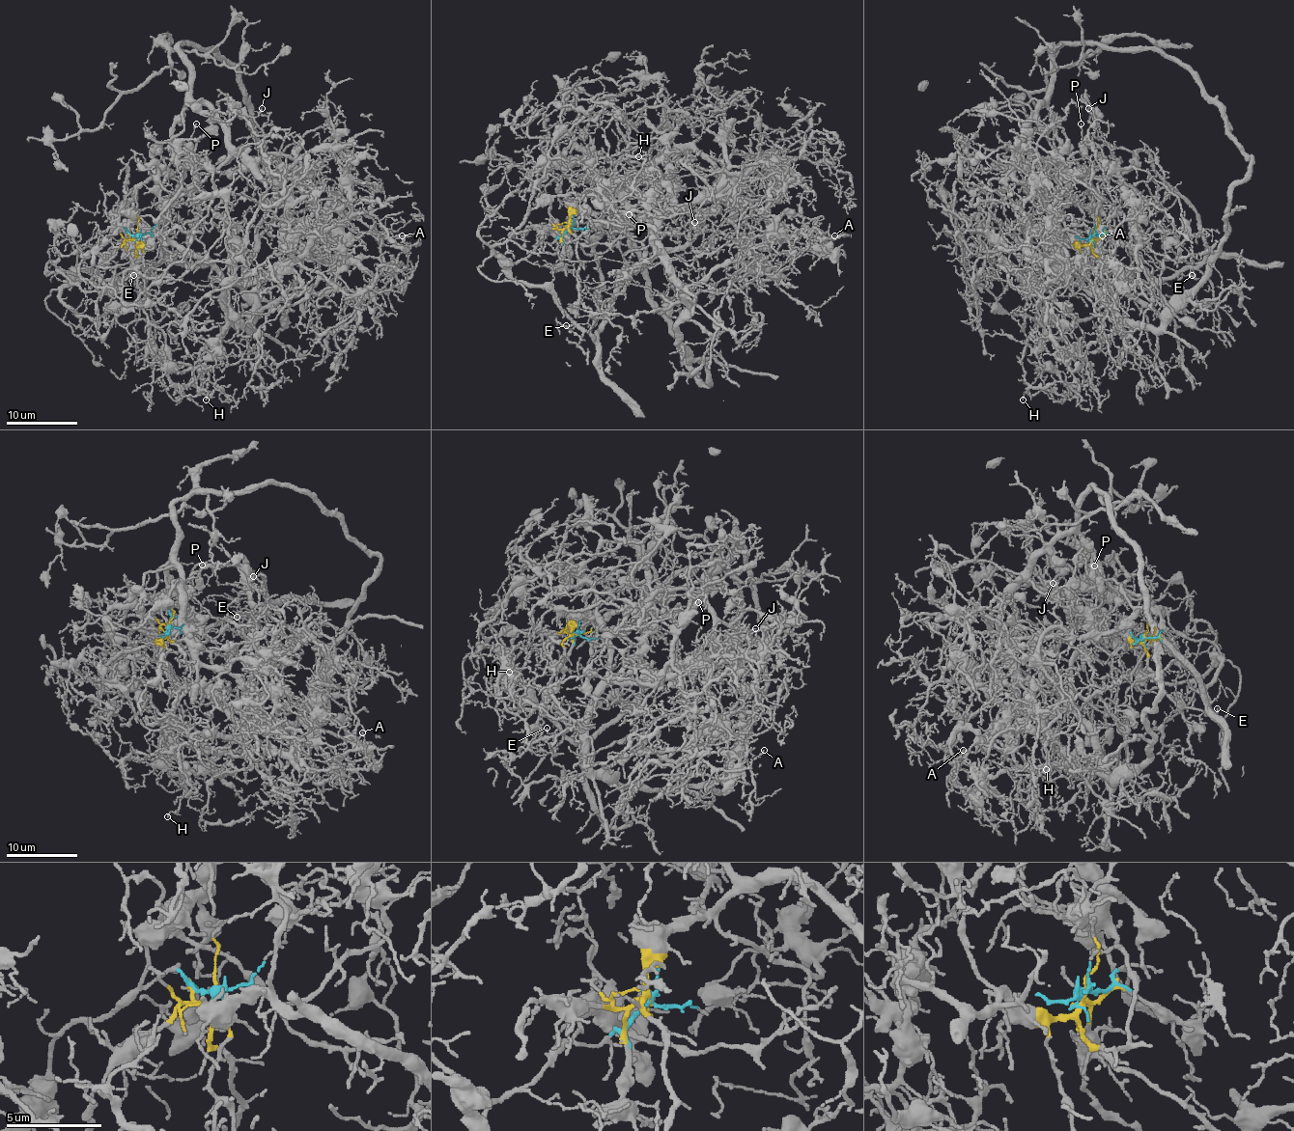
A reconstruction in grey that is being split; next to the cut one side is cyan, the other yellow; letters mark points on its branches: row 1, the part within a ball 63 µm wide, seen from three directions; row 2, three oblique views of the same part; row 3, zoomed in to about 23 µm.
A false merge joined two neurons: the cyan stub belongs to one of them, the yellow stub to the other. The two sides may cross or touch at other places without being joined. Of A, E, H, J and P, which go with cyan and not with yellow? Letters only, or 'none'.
E, J, P

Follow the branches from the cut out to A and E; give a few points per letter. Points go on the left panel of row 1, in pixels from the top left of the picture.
A: (138, 237), (194, 253), (223, 280), (223, 306), (249, 327), (302, 291), (400, 285), (412, 270), (402, 235)
E: (138, 237), (115, 230), (77, 255), (77, 265), (98, 278), (126, 278), (141, 269), (132, 274)

